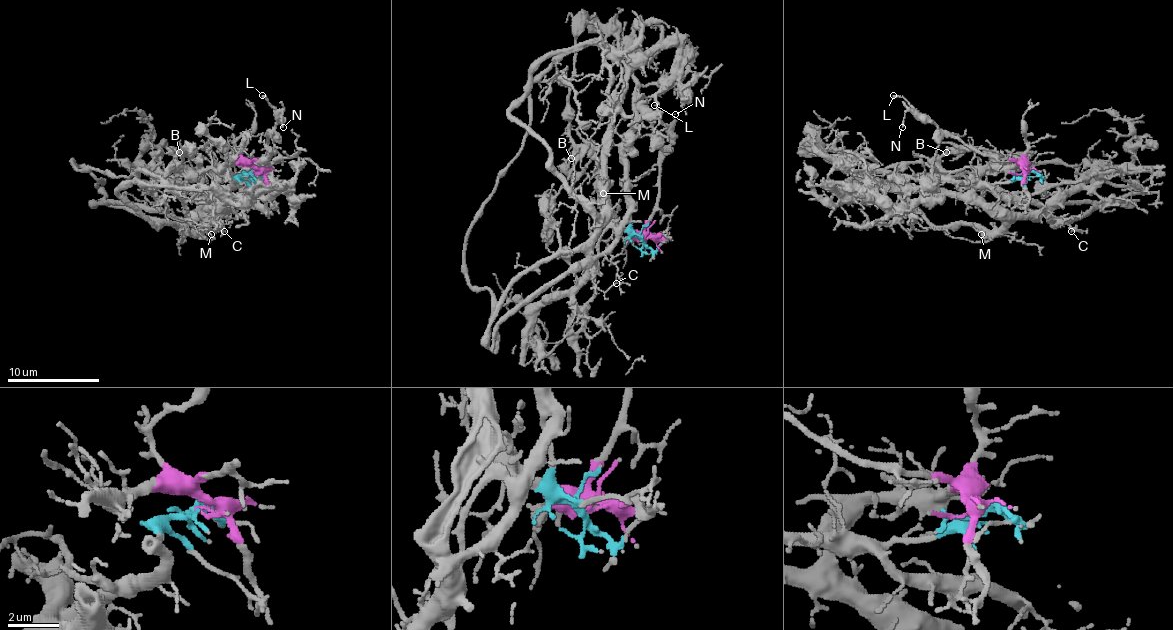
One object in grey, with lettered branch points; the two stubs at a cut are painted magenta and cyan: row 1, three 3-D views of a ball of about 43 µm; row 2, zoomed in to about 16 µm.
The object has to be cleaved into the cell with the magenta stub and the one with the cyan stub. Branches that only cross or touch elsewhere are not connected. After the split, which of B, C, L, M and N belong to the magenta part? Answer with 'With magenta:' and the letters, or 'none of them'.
With magenta: B, L, M, N

